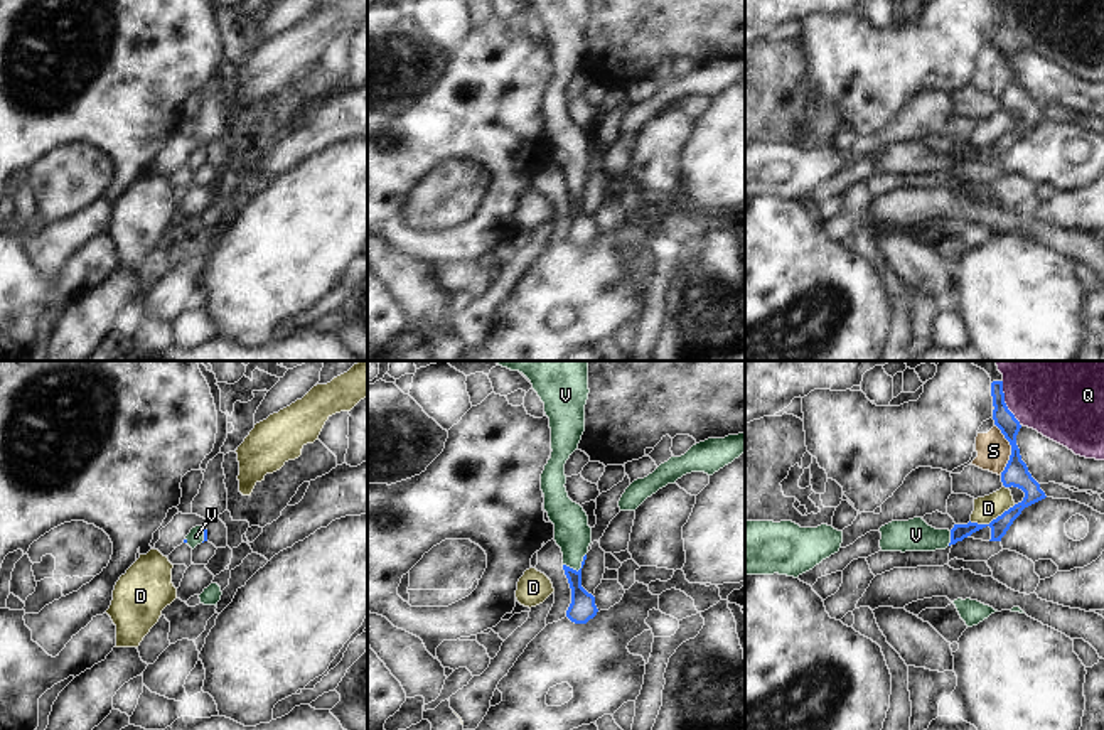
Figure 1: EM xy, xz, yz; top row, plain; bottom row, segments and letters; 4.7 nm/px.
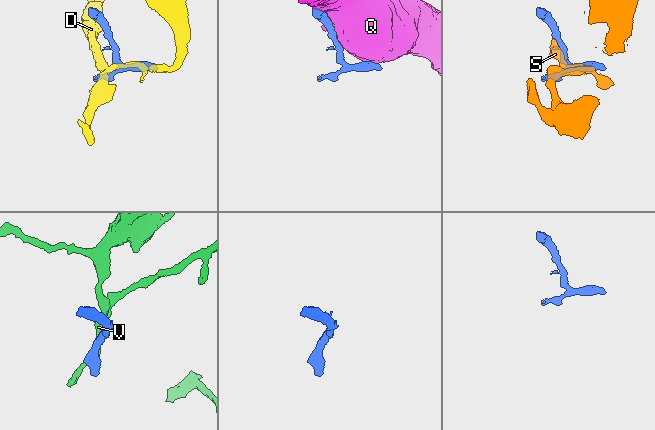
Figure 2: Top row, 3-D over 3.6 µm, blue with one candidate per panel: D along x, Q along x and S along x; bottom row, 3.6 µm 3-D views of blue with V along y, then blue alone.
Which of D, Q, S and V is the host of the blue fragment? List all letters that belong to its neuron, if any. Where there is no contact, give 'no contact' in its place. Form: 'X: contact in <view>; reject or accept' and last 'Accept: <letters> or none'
D: contact in yz; reject
Q: contact in yz; reject
S: contact in yz; reject
V: contact in xz; accept
Accept: V

